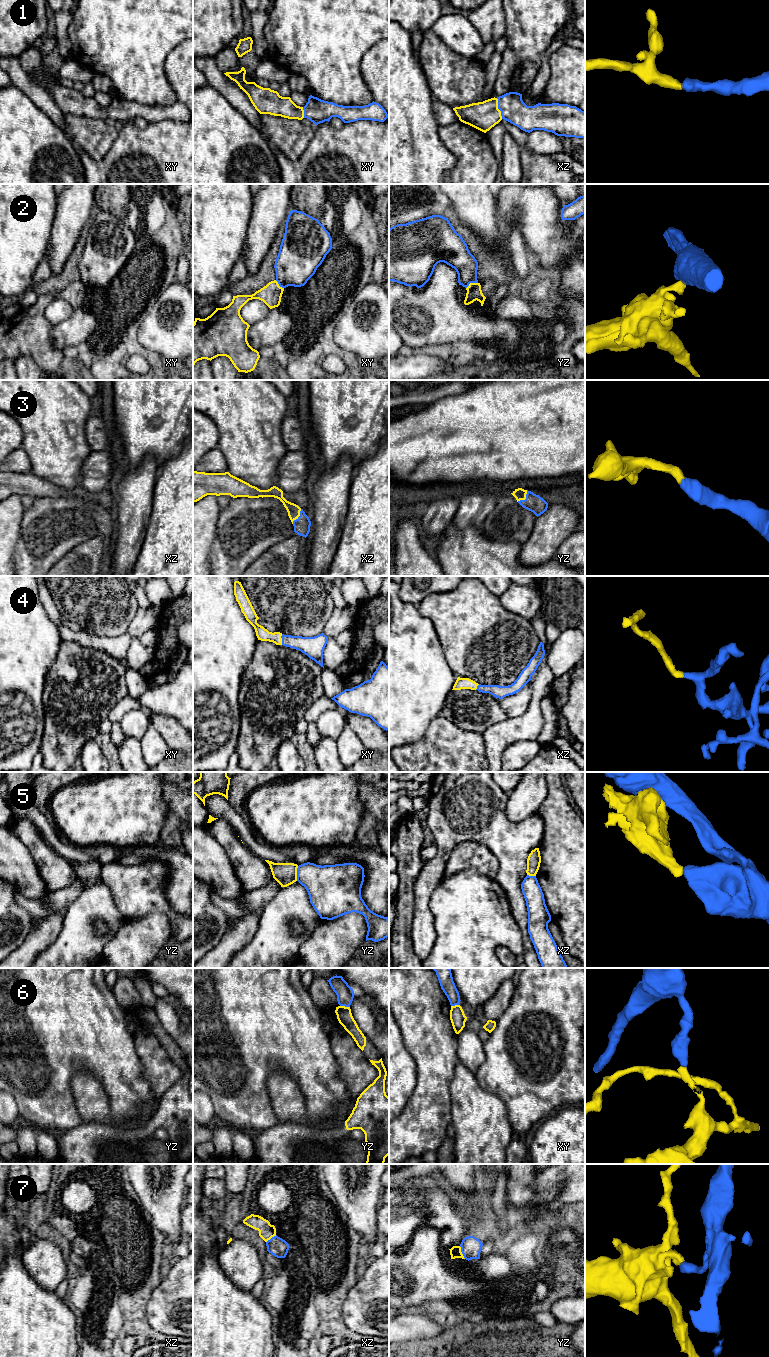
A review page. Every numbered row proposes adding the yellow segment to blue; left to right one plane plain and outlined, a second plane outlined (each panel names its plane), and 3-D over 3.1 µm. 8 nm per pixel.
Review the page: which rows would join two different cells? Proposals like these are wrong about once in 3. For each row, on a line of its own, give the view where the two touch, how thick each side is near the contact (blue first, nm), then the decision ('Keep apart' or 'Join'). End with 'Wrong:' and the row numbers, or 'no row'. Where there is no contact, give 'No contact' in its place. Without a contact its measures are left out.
1: Touches blue in xz. Thickness 200 nm (blue) against 220 nm. Join
2: Touches blue in yz. Thickness 200 nm (blue) against 120 nm. Keep apart
3: Touches blue in xz. Thickness 130 nm (blue) against 100 nm. Join
4: Touches blue in xy. Thickness 160 nm (blue) against 100 nm. Join
5: Touches blue in yz. Thickness 300 nm (blue) against 180 nm. Keep apart
6: Touches blue in yz. Thickness 140 nm (blue) against 120 nm. Keep apart
7: Touches blue in yz. Thickness 160 nm (blue) against 90 nm. Keep apart
Wrong: 2, 5, 6, 7

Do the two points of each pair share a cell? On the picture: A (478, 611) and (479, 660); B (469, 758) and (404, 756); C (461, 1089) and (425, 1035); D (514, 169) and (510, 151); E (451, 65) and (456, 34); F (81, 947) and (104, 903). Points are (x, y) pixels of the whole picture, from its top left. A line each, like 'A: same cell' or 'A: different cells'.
A: same cell
B: same cell
C: different cells
D: same cell
E: different cells
F: same cell

